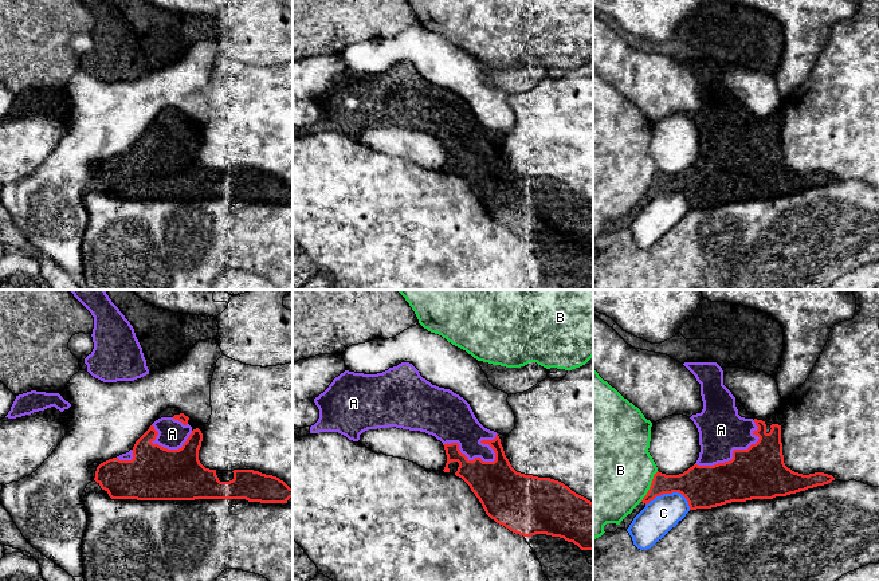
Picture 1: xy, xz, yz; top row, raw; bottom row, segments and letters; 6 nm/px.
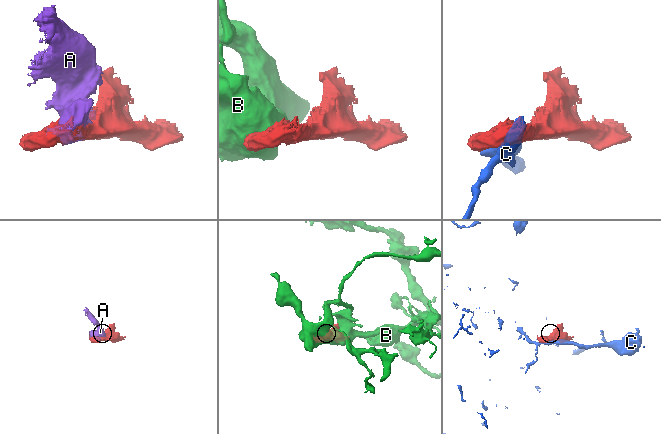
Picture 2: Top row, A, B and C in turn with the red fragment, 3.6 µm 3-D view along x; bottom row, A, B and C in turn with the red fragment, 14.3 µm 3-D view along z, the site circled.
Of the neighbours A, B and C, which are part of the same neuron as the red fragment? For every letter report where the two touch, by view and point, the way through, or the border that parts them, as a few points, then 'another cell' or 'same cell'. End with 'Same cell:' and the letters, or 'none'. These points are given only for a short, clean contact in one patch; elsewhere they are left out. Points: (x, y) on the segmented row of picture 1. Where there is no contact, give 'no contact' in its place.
A: xz (466, 458) | same cell
B: yz (651, 486) | another cell
C: yz (671, 493) | another cell
Same cell: A

